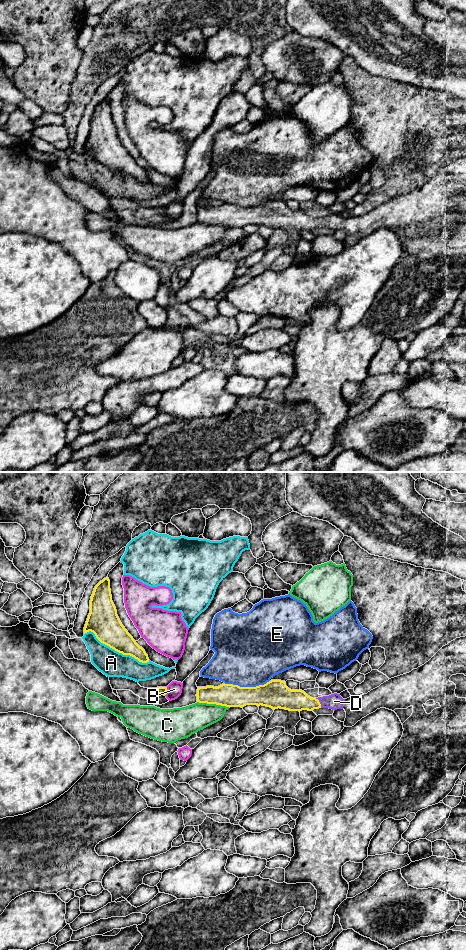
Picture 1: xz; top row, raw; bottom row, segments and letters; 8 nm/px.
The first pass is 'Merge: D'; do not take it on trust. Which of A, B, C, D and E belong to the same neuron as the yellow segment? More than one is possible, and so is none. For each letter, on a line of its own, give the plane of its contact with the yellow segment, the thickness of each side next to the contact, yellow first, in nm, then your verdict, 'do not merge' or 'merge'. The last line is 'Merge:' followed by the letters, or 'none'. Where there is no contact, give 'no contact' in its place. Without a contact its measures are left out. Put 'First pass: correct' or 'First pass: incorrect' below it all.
A: xz | 240/220 nm | do not merge
B: xz | 60/120 nm | do not merge
C: xz | 190/220 nm | do not merge
D: xz | 180/130 nm | merge
E: xz | 220/500 nm | do not merge
Merge: D
First pass: correct

